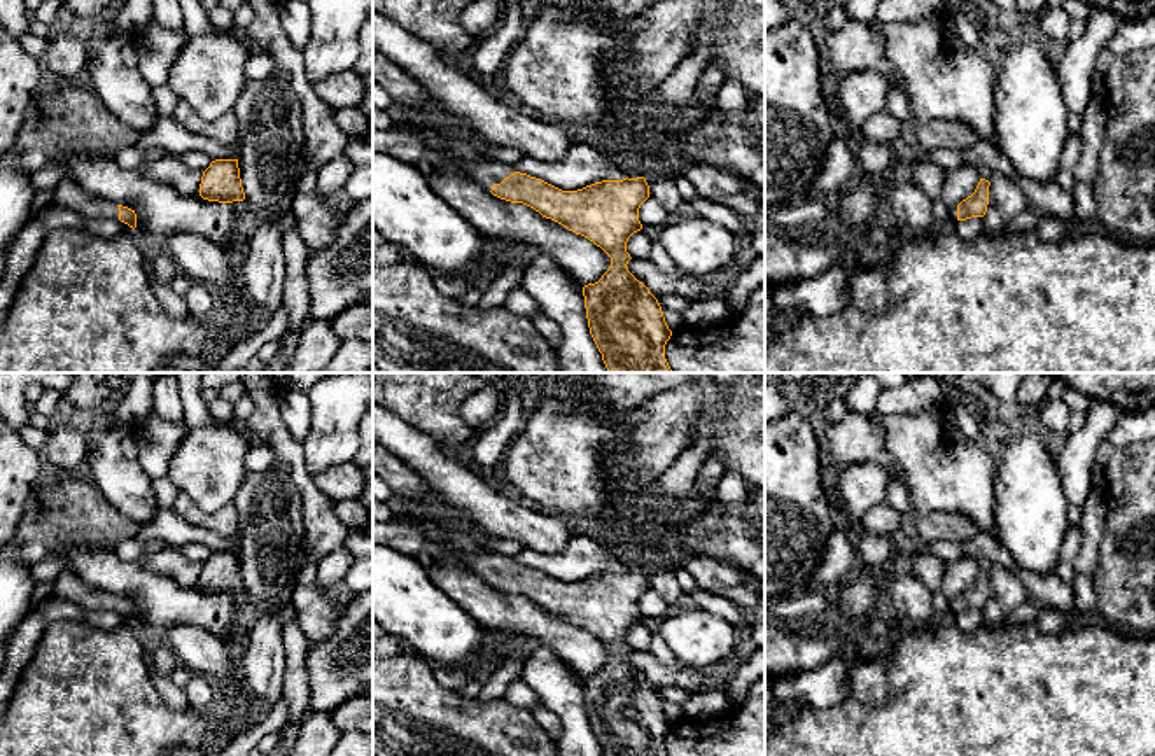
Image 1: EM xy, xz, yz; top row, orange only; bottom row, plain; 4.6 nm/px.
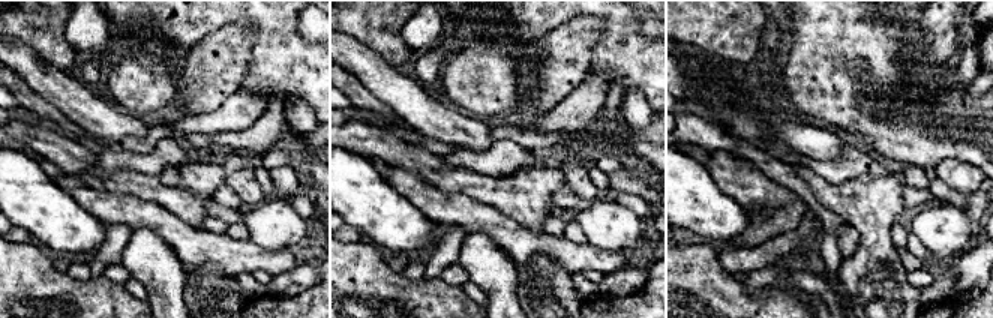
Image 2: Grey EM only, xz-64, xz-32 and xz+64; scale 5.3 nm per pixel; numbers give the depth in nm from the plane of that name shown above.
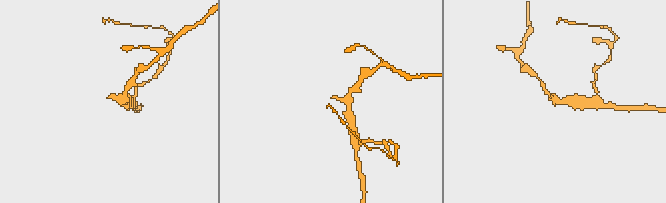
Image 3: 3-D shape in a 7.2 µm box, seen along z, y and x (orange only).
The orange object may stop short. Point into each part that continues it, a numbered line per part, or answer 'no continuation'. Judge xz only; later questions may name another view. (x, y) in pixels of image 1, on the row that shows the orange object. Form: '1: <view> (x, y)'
1: xz (403, 142)

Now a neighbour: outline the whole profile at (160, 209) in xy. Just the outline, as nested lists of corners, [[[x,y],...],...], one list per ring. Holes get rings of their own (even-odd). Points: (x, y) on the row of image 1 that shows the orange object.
[[[74,152],[58,159],[66,175],[96,198],[131,208],[136,228],[161,238],[175,233],[198,234],[226,252],[242,257],[242,226],[229,203],[208,201],[198,194],[184,196],[173,187],[124,170],[105,156]]]

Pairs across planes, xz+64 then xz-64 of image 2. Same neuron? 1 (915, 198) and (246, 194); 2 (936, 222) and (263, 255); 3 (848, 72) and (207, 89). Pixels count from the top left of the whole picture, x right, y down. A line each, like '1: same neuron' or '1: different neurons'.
1: different neurons
2: different neurons
3: different neurons

